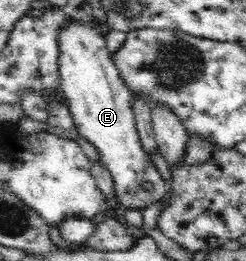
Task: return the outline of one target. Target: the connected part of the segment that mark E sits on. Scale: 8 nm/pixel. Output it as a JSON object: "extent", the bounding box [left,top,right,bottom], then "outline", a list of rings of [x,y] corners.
{"extent":[59,21,168,211],"outline":[[[77,21],[59,34],[60,90],[78,135],[92,144],[113,178],[116,211],[145,211],[167,194],[168,184],[153,165],[139,138],[131,108],[132,94],[121,79],[113,56],[107,50],[100,27]]]}

